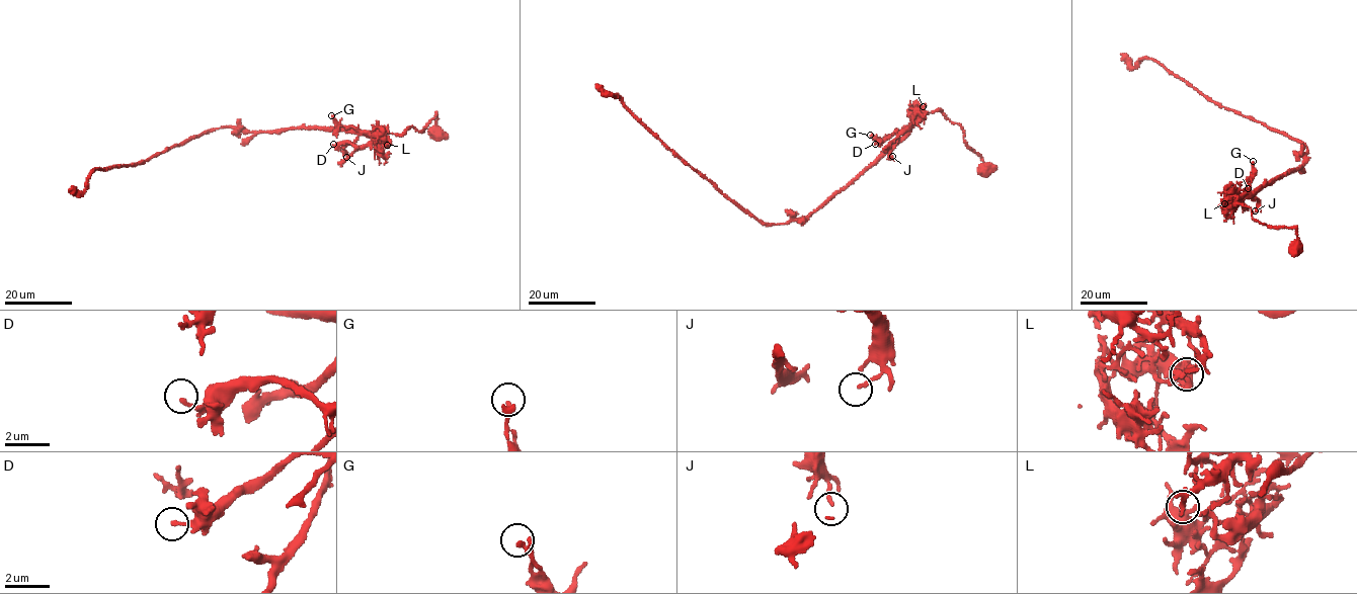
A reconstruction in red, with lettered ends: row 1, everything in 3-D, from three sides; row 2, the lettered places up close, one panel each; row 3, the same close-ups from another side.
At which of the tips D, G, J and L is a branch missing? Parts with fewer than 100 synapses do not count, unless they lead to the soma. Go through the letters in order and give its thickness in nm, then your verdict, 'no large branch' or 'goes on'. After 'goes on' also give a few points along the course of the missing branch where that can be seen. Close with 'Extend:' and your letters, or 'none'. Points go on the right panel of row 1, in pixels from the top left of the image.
D: 110 nm thick; no large branch
G: 280 nm thick; no large branch
J: 140 nm thick; no large branch
L: 170 nm thick; no large branch
Extend: none

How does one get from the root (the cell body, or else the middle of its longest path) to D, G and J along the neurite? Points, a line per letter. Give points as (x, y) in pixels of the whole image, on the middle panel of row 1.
D: (985, 168), (980, 156), (965, 142), (961, 126), (940, 110), (924, 115), (909, 130), (894, 134), (875, 144)
G: (985, 168), (980, 156), (965, 142), (961, 126), (940, 110), (924, 115), (911, 128), (882, 138), (870, 135)
J: (985, 168), (980, 156), (965, 142), (961, 126), (938, 110), (902, 130), (892, 156)

